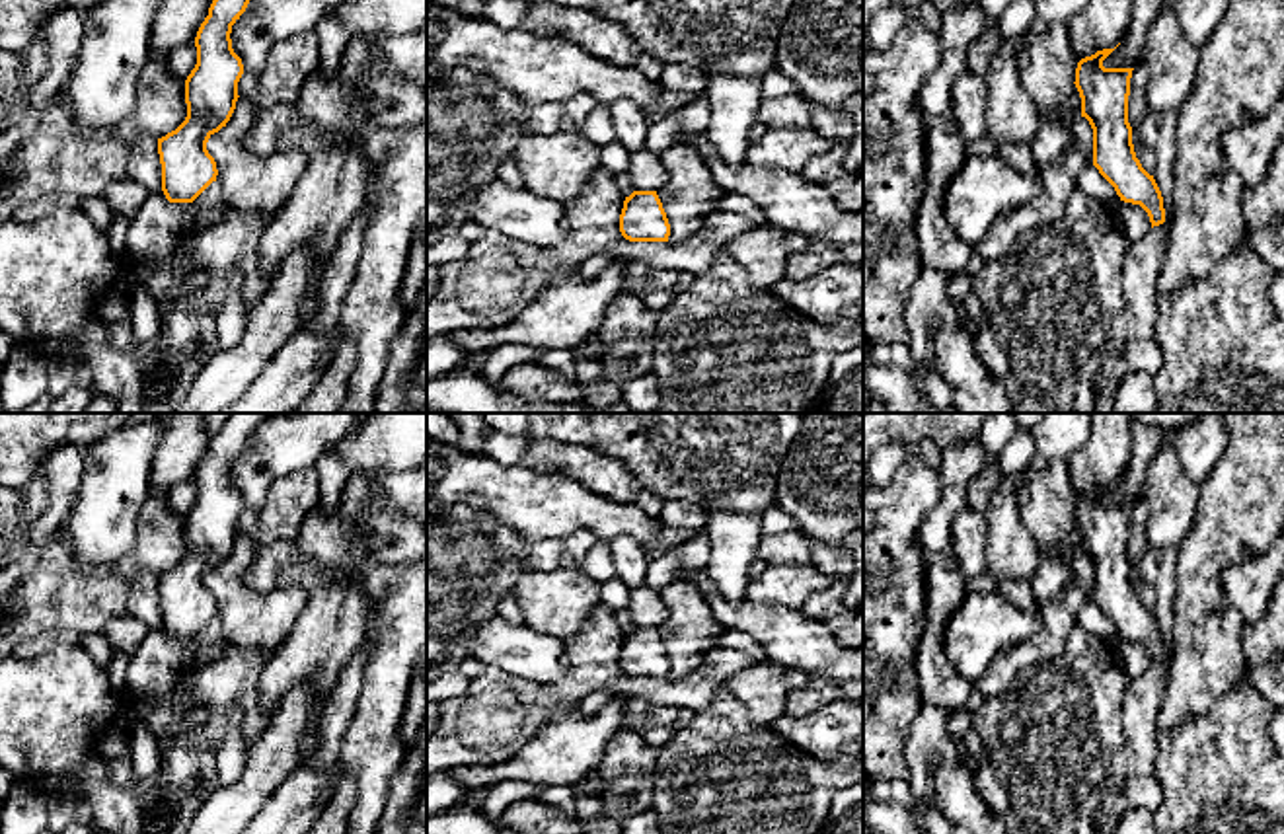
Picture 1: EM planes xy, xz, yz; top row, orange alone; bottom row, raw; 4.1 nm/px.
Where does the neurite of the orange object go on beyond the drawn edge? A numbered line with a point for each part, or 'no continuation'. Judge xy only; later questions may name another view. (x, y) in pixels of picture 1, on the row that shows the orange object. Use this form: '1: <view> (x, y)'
no continuation

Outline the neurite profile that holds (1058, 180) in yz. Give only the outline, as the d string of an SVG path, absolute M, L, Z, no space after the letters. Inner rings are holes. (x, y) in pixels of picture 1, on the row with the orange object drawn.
M1085 117L1072 125L1074 146L1040 166L1035 197L1023 207L1001 212L986 238L972 247L986 263L1009 251L1015 242L1037 228L1062 222L1068 197L1077 189L1077 177L1093 166L1093 129Z

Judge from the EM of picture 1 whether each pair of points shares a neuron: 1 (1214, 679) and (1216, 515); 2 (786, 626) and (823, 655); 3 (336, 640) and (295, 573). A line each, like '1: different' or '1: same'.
1: same
2: same
3: same

